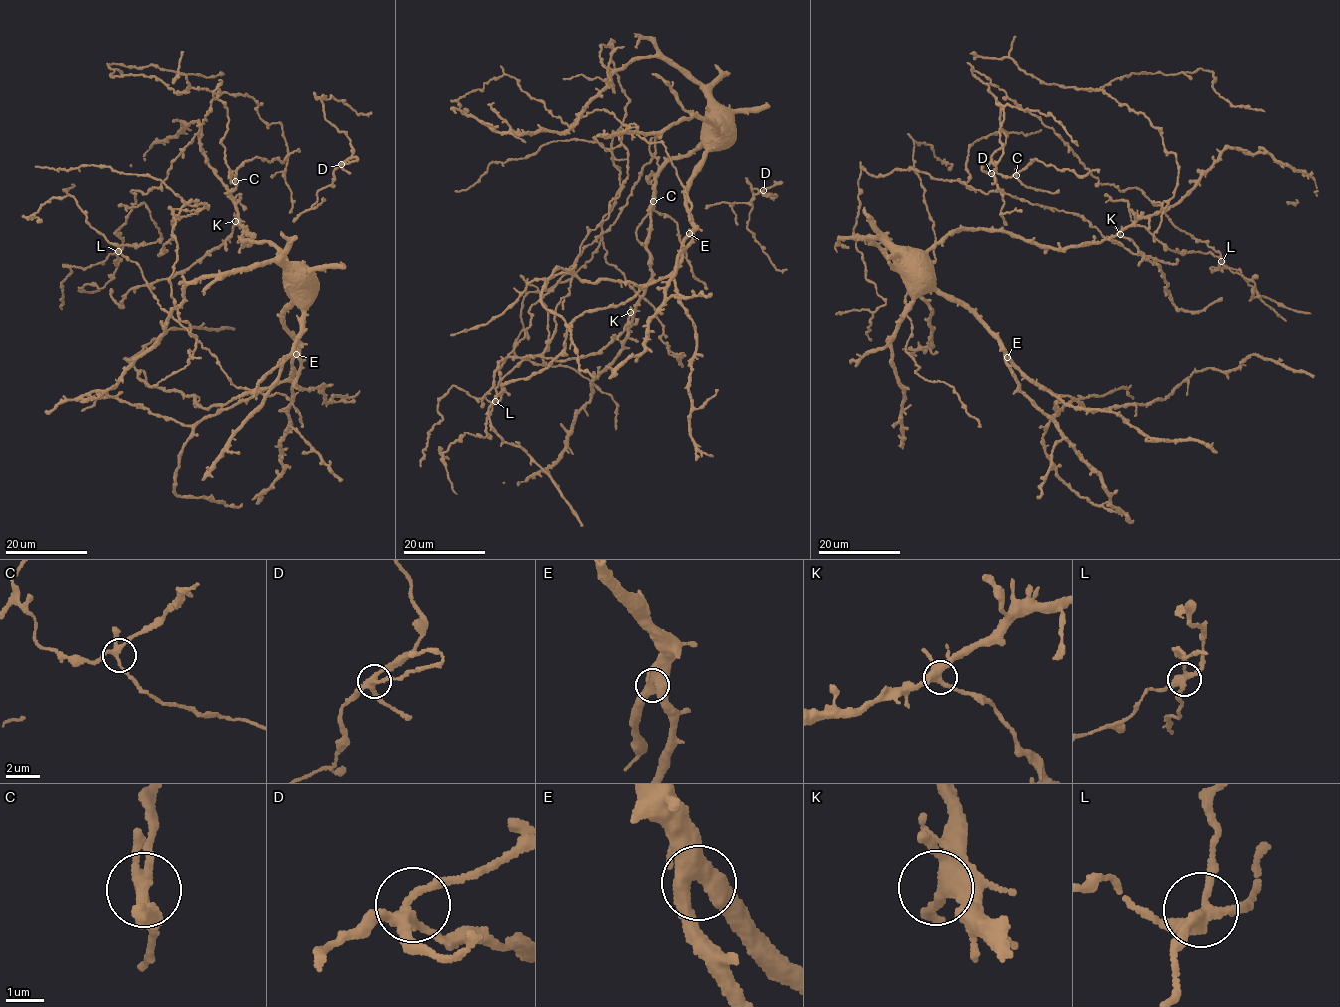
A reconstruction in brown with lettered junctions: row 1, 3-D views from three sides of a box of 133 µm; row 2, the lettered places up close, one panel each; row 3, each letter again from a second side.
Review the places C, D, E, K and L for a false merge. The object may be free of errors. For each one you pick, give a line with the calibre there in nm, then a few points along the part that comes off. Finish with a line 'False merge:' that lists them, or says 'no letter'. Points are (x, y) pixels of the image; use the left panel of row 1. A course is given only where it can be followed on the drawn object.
L: Thickness 340 nm. Course of the part to remove: (118, 251), (118, 244), (137, 247), (156, 242), (161, 236), (147, 205), (127, 207), (117, 204)
False merge: L

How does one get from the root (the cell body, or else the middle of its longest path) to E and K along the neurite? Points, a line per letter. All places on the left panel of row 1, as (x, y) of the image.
E: (296, 271), (301, 271), (305, 295), (294, 299), (283, 317), (285, 330), (297, 345), (296, 354)
K: (296, 271), (299, 263), (287, 262), (268, 242), (244, 237), (243, 244), (252, 236), (235, 221)

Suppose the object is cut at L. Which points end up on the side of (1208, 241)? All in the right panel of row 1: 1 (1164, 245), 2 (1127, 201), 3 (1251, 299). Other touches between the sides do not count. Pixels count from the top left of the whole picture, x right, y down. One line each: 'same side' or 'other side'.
1: other side
2: other side
3: other side

